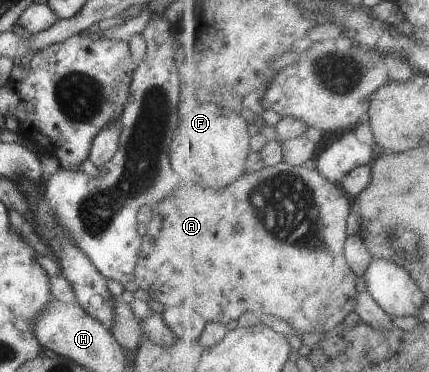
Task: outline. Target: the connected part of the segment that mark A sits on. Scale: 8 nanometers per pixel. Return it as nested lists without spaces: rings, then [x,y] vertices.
[[[286,160],[277,166],[266,166],[259,172],[248,172],[239,179],[237,184],[223,190],[207,188],[203,185],[185,186],[181,184],[164,201],[152,207],[154,219],[147,224],[147,232],[142,237],[133,281],[138,288],[147,290],[151,298],[159,301],[163,308],[186,307],[187,310],[191,310],[195,307],[208,321],[229,324],[233,320],[239,321],[244,314],[253,311],[260,317],[265,315],[281,317],[297,327],[301,334],[332,331],[343,324],[351,312],[356,312],[358,296],[361,294],[357,290],[358,274],[353,270],[346,255],[346,244],[351,236],[349,216],[355,205],[351,194],[343,186],[337,185],[328,176],[325,176],[318,168],[310,170],[304,165],[293,166]]]

